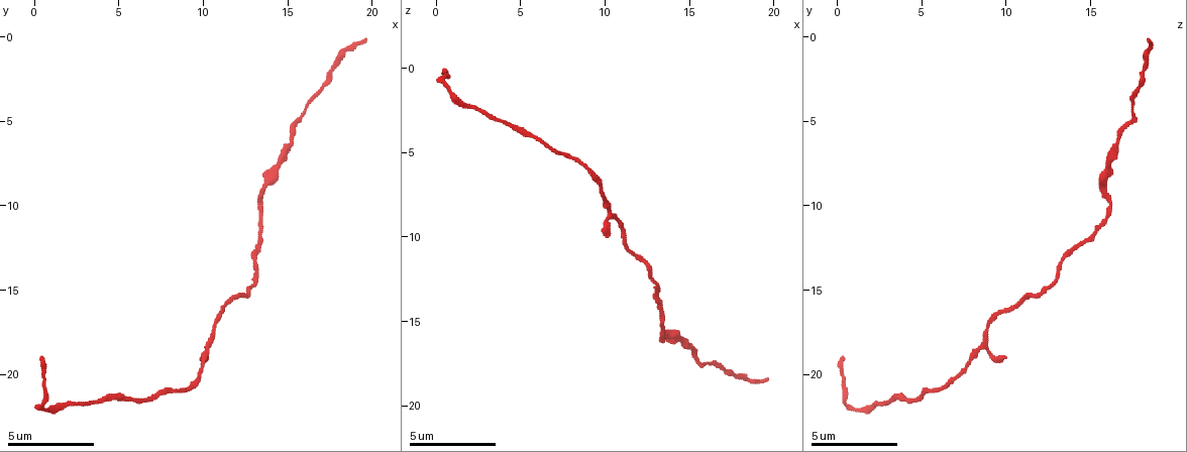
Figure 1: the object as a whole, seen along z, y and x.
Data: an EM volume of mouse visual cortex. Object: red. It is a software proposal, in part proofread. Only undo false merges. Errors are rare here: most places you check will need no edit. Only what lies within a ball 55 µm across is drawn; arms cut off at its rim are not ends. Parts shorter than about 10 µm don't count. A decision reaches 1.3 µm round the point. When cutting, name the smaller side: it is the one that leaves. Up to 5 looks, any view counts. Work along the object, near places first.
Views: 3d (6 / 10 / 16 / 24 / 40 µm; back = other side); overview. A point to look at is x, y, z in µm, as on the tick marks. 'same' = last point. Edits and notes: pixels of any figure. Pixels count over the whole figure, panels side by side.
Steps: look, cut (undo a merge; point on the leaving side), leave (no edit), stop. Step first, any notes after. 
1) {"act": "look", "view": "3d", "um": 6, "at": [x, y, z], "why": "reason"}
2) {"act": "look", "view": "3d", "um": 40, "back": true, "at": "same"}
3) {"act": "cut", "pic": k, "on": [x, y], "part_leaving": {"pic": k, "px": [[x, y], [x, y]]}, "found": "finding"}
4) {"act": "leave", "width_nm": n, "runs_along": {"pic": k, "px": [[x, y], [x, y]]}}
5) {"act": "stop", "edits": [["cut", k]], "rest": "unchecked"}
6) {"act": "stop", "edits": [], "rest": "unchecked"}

{"act": "look", "view": "3d", "um": 10, "at": [6.1, 21.5, 4.2], "why": "calibre changes"}

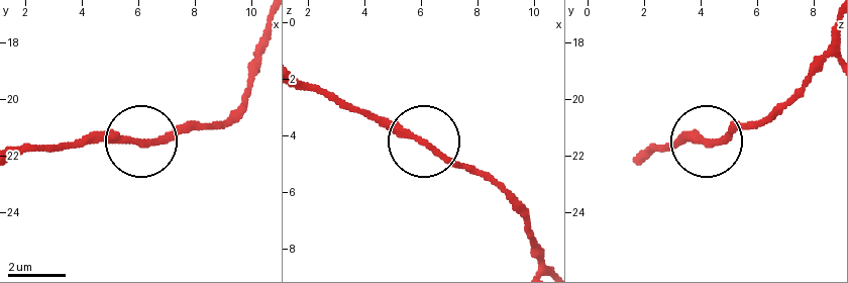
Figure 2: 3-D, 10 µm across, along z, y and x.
{"act": "look", "view": "3d", "um": 6, "at": [6.0, 21.6, 4.2]}

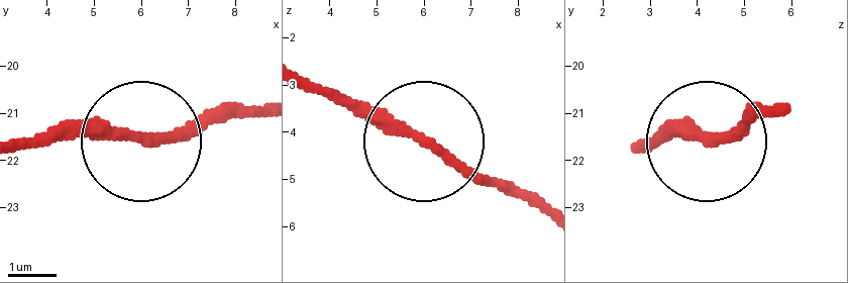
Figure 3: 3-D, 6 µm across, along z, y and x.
{"act": "leave", "width_nm": 220, "runs_along": {"pic": 3, "px": [[779, 104], [720, 136], [639, 136]]}, "found": "one neuron here"}

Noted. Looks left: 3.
{"act": "look", "view": "3d", "um": 6, "at": [14.7, 7.0, 16.1], "why": "calibre changes"}

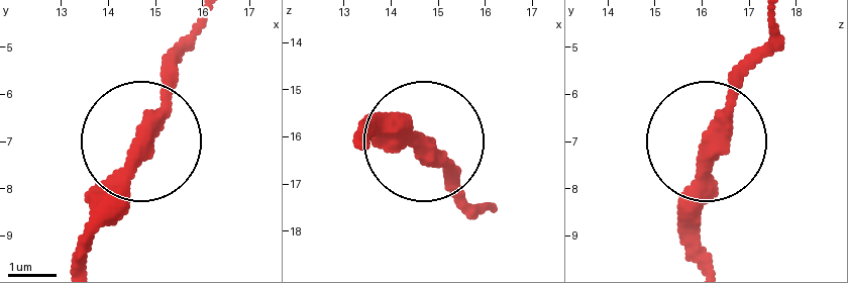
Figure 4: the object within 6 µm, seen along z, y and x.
{"act": "look", "view": "3d", "um": 6, "back": true, "at": [14.70, 7.00, 16.20]}

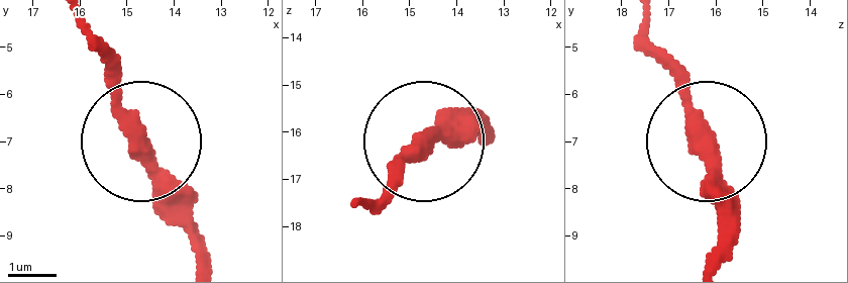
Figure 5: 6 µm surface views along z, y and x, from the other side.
{"act": "leave", "runs_along": {"pic": 5, "px": [[716, 258], [708, 136], [647, 57]]}, "found": "continuous, no second neuron"}

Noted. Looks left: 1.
{"act": "look", "view": "3d", "um": 6, "at": [13.4, 11.4, 15.5]}

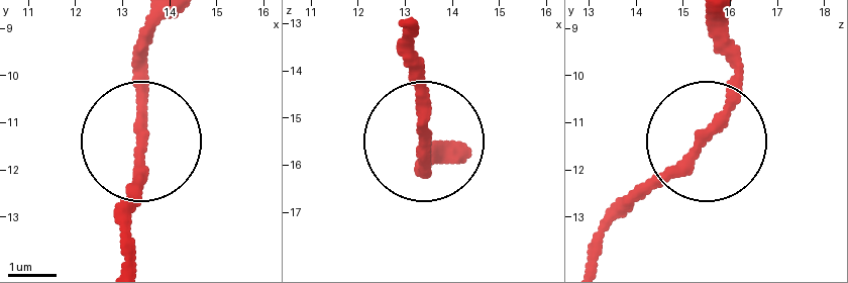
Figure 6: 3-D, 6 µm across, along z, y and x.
{"act": "leave", "width_nm": 220, "found": "continuous, no second neuron"}

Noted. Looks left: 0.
{"act": "stop", "edits": [], "rest": "unchecked"}

